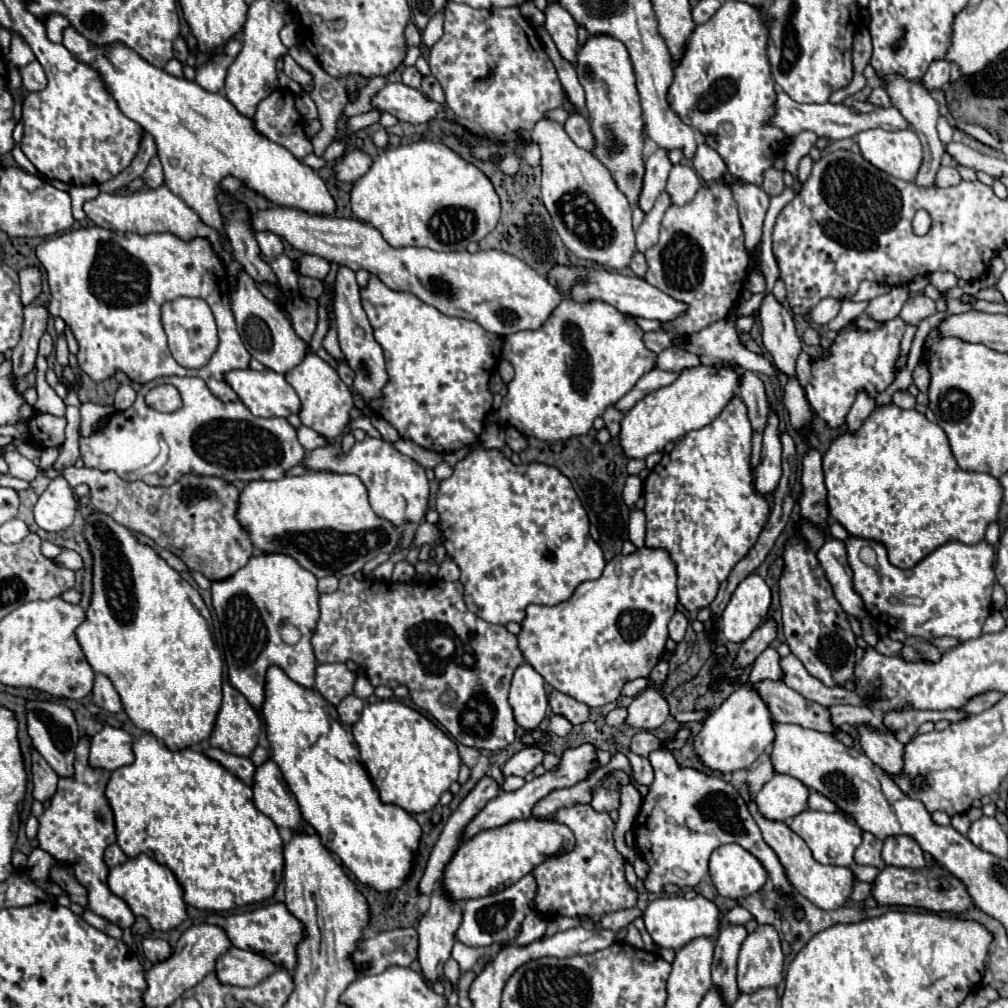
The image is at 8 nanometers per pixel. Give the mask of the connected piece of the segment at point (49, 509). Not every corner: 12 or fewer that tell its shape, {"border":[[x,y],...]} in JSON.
{"border":[[55,476],[35,504],[35,522],[47,532],[71,526],[77,502]]}

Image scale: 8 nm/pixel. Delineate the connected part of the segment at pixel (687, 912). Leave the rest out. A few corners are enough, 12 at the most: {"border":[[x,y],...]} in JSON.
{"border":[[697,894],[657,898],[643,914],[663,948],[683,948],[721,924],[719,908]]}

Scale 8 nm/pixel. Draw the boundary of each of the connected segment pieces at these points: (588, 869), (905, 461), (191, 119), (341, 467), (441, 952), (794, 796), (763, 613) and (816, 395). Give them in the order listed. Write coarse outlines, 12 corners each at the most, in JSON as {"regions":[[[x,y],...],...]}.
{"regions":[[[591,804],[549,818],[573,852],[533,868],[535,910],[587,916],[633,908],[615,822]],[[875,408],[823,456],[831,518],[913,568],[981,542],[1003,488]],[[73,26],[63,46],[153,134],[165,186],[221,234],[227,174],[333,214],[325,182],[225,96]],[[365,436],[349,452],[325,444],[311,472],[355,474],[375,514],[421,522],[429,480],[421,464]],[[443,888],[417,924],[421,976],[445,982],[461,910]],[[773,774],[757,792],[767,820],[787,822],[807,808],[807,788]],[[743,578],[721,616],[721,634],[747,640],[767,618],[771,590]],[[907,324],[843,328],[813,360],[805,394],[839,428],[859,392],[897,374]]]}

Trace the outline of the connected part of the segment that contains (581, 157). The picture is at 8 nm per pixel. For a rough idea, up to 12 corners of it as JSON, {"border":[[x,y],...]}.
{"border":[[539,120],[541,194],[563,244],[629,266],[631,206],[563,124]]}

